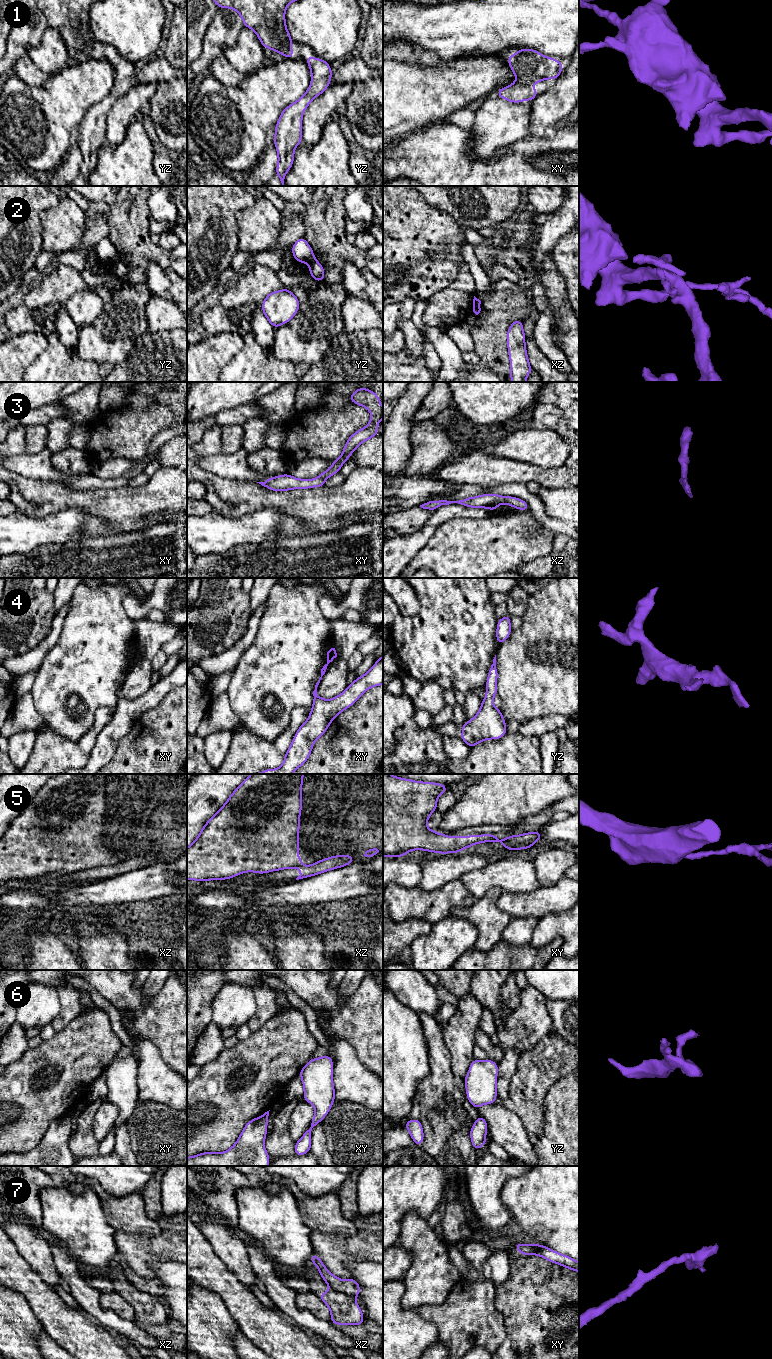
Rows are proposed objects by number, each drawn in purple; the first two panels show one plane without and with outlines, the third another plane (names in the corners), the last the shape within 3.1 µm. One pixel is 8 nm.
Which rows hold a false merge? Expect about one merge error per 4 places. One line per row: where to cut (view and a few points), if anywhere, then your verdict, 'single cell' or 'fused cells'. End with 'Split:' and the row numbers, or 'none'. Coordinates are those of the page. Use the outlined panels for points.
1: cut none; single cell
2: cut yz (315, 259), (310, 263); fused cells
3: cut none; single cell
4: cut none; single cell
5: cut xz (300, 865), (293, 868); fused cells
6: cut none; single cell
7: cut xz (330, 1288), (355, 1297); fused cells
Split: 2, 5, 7

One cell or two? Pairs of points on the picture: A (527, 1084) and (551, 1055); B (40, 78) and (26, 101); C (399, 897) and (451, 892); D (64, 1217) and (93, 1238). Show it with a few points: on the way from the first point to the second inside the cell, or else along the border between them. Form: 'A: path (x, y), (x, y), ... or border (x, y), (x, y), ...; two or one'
A: path (533, 1077), (546, 1062); one
B: border (15, 74), (27, 84), (38, 87), (49, 78); two
C: path (412, 899), (438, 899); one
D: path (71, 1217), (86, 1231); one

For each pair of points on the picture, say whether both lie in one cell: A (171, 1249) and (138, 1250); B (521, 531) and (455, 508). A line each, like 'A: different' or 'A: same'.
A: same
B: different

